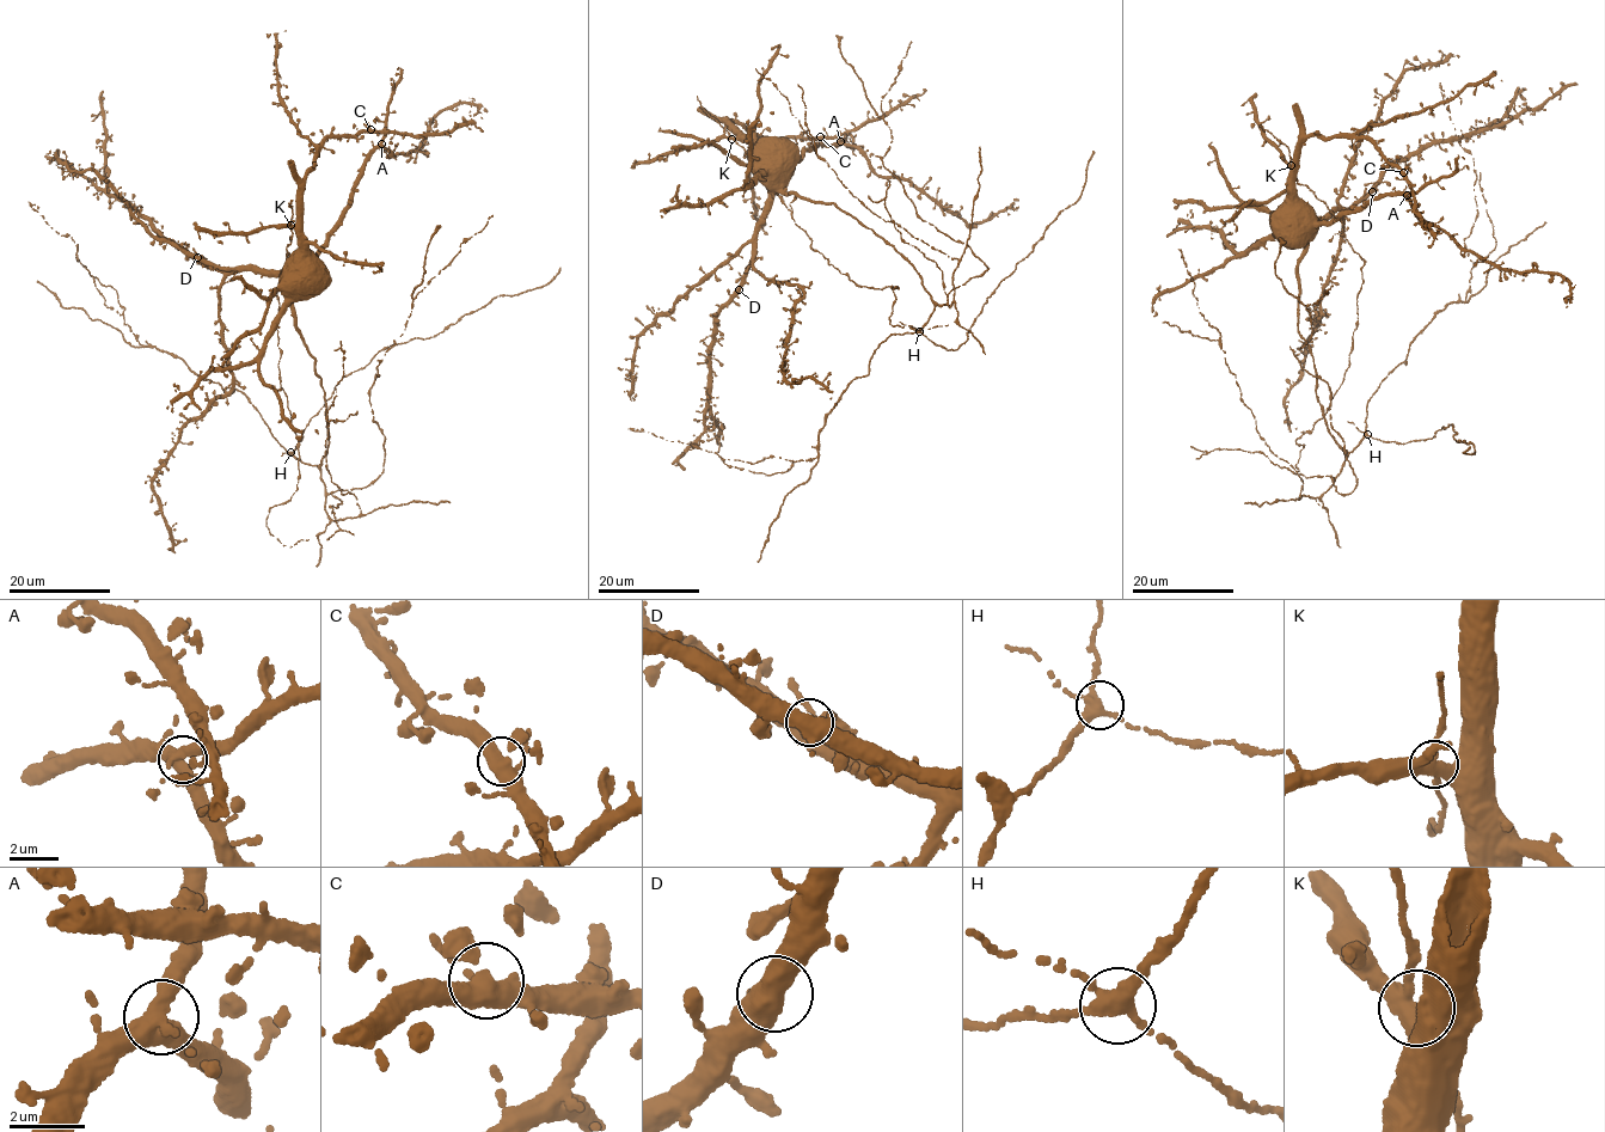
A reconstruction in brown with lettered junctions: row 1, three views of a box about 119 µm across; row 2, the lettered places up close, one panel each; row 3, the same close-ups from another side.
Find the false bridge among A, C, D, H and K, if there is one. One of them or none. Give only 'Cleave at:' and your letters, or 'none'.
Cleave at: none

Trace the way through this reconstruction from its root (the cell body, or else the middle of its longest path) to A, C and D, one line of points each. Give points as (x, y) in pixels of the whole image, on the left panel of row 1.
A: (314, 365), (296, 326), (292, 292), (343, 219), (366, 163), (381, 144)
C: (314, 365), (314, 358), (296, 326), (288, 283), (289, 257), (300, 245), (305, 182), (325, 140), (371, 129)
D: (314, 365), (314, 358), (296, 326), (288, 282), (257, 267), (225, 270), (197, 257)

